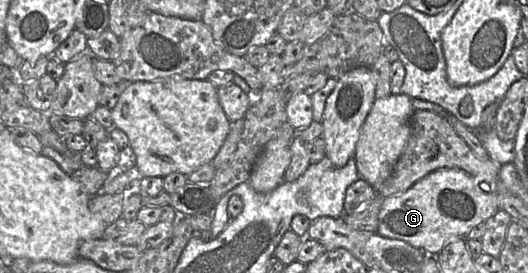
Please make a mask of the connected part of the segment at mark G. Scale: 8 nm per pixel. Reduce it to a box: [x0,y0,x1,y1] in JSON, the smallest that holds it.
[377,169,499,256]

